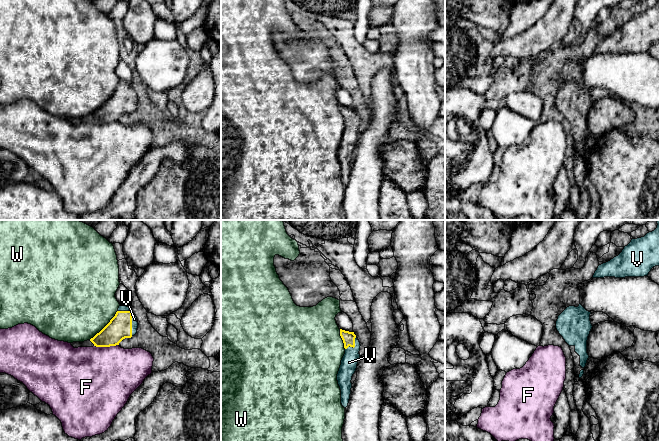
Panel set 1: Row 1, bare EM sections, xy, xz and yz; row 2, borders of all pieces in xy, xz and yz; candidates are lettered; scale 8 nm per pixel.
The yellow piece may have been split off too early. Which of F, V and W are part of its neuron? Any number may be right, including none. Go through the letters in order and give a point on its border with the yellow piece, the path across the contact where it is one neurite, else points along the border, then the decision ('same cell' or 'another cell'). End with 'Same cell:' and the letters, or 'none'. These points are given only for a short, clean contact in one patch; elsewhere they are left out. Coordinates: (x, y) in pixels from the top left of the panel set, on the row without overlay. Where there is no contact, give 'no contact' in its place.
F: xy (106, 122) | another cell
V: xy (131, 100) | across xy (120, 102), (131, 100), (134, 95) | same cell
W: xy (105, 102) | another cell
Same cell: V

